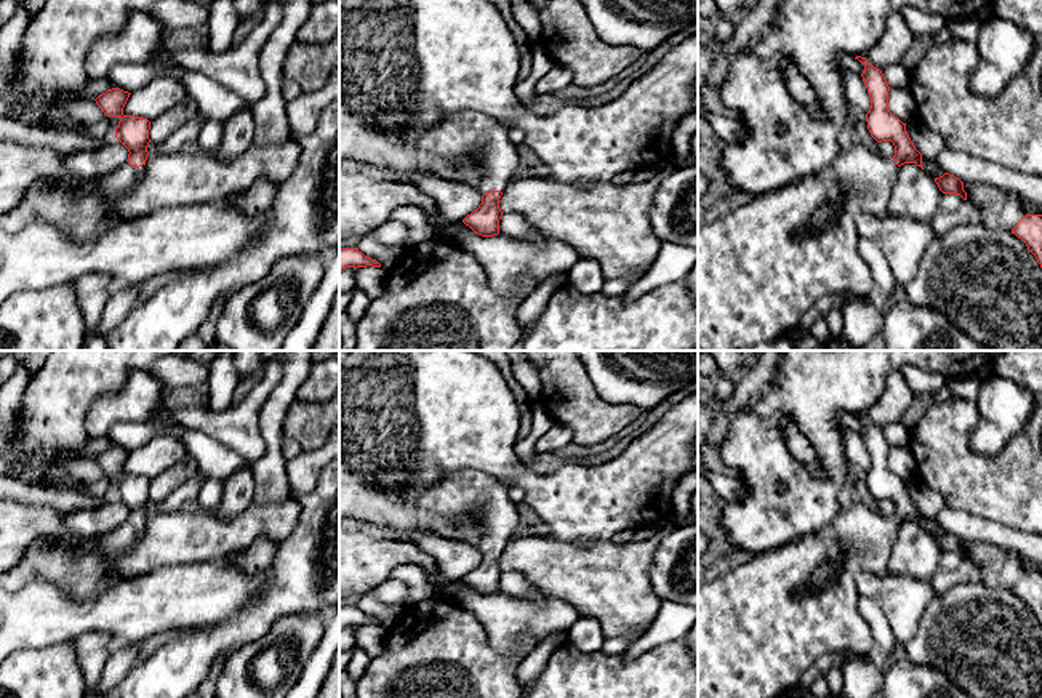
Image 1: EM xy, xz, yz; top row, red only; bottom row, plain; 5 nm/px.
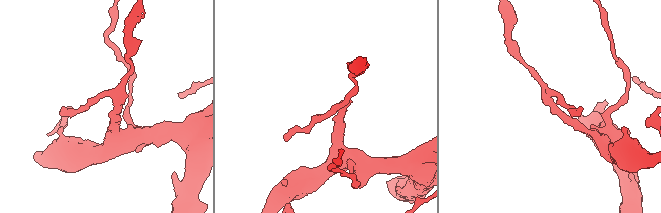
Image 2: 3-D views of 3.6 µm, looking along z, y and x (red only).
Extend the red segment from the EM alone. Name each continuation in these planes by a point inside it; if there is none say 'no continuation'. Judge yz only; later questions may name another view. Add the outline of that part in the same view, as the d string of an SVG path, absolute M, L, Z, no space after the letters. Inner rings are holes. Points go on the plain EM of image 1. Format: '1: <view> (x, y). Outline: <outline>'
1: yz (761, 626). Outline: M845 501L834 520L813 535L778 546L698 588L698 698L779 698L824 655L866 660L876 645L858 608L856 575L888 575L888 556L900 525L864 503Z

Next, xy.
1: xy (82, 575). Outline: M125 520L115 530L91 538L98 549L90 552L72 551L62 543L34 544L13 570L0 573L0 592L45 581L75 600L91 600L123 581L106 568L104 556L133 546L144 530L146 524L136 527Z

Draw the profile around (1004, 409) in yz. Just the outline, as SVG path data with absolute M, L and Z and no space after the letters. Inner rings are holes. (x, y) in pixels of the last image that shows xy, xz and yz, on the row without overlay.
M983 375L975 405L978 423L970 434L970 447L983 456L999 455L1008 440L1028 424L1034 410L1029 389L992 375Z

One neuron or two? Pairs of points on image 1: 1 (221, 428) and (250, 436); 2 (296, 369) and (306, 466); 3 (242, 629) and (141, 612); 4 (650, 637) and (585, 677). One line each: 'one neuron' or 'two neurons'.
1: one neuron
2: two neurons
3: two neurons
4: two neurons

